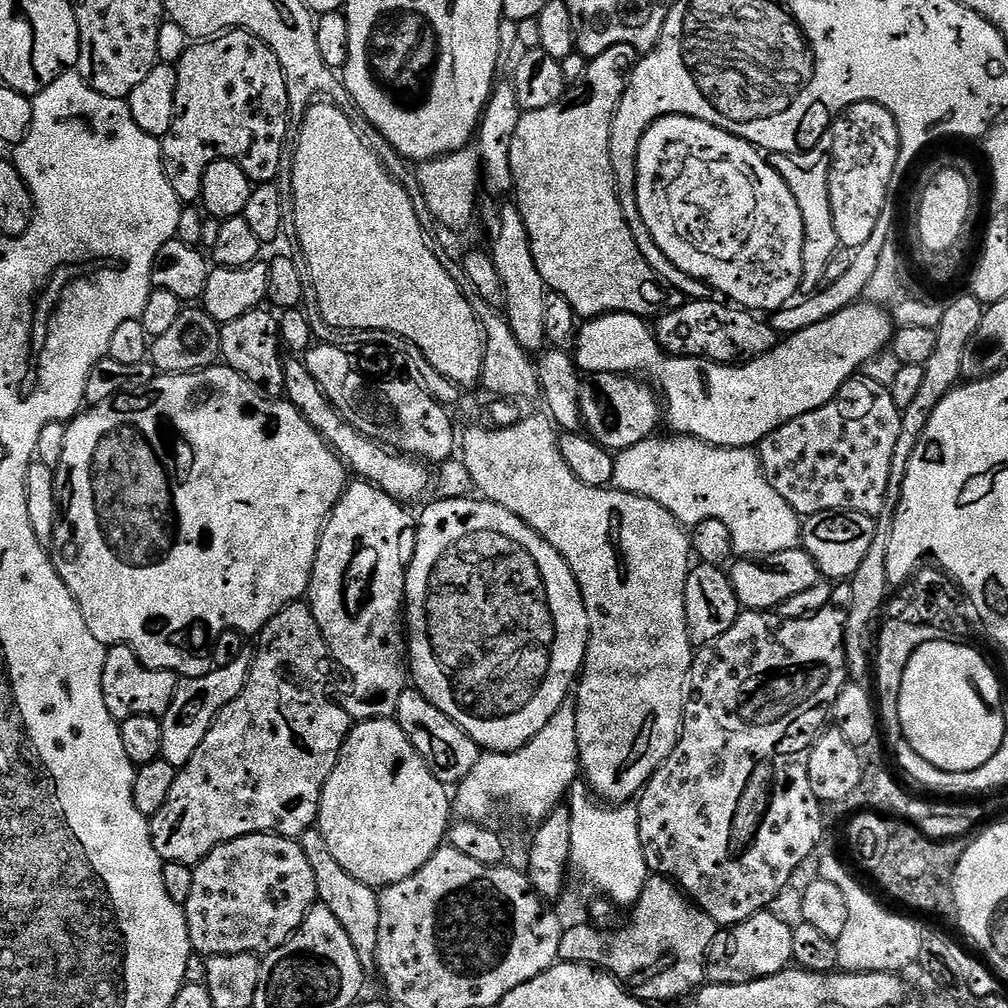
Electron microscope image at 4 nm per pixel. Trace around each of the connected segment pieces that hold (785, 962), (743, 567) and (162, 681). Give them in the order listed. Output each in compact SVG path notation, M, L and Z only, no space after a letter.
M765 910L731 926L717 931L708 951L706 976L714 984L741 984L758 978L766 978L784 971L793 963L793 925L787 924L772 910Z
M803 547L782 550L769 556L737 559L731 565L730 575L734 594L740 599L741 605L745 609L758 612L779 609L780 604L786 602L786 598L800 593L801 590L807 590L822 579L814 558L810 558L810 554Z
M113 644L108 648L106 666L102 666L102 698L106 698L106 710L117 722L135 716L162 718L174 702L177 683L175 672L148 668L128 645Z

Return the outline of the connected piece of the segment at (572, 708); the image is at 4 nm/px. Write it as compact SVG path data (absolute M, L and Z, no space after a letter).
M570 694L554 710L554 718L533 740L526 742L516 752L484 752L478 758L474 770L465 780L460 781L454 792L454 812L461 820L491 821L491 816L499 810L500 804L508 804L508 808L516 816L524 820L539 822L545 820L555 808L561 807L568 787L581 775L580 751L578 750L578 714L576 713L576 698Z

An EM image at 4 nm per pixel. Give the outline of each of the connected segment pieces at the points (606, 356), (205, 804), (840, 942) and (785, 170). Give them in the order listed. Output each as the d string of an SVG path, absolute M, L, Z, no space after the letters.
M857 302L846 310L818 322L818 326L806 326L806 330L791 333L781 339L775 348L755 360L737 364L716 364L713 360L700 360L697 356L673 356L661 348L655 331L643 316L629 312L608 312L605 316L593 316L588 324L576 333L574 359L581 373L623 372L643 374L658 389L666 409L666 424L676 434L693 436L719 448L752 448L767 436L772 436L778 426L786 426L810 410L818 410L838 394L838 390L857 375L856 372L867 360L872 360L880 351L889 347L894 323L885 309L878 304Z
M297 602L286 605L277 616L273 618L259 633L260 649L252 656L252 669L248 675L246 686L230 706L226 706L210 726L210 734L202 738L202 746L194 750L194 758L184 768L177 771L174 778L174 786L170 790L170 798L158 814L151 817L152 841L154 850L158 850L161 860L165 862L182 862L183 864L197 865L201 860L205 860L219 844L225 844L231 840L237 840L243 836L253 836L259 832L275 834L277 836L287 836L289 838L299 838L306 830L310 830L320 818L320 799L324 793L326 782L334 770L334 766L340 757L340 751L344 745L344 740L350 731L350 717L345 710L343 703L334 701L328 697L328 688L324 685L324 672L320 667L324 664L324 659L329 659L330 653L328 643L324 640L322 630L318 630L318 622L314 622L314 614L307 603Z
M839 855L823 858L820 879L834 882L842 895L846 897L846 907L850 909L850 918L846 918L846 927L842 938L836 940L838 962L845 972L890 972L899 973L899 968L908 968L920 959L921 925L883 908L850 873L844 869Z
M817 146L808 152L783 152L770 150L764 152L764 161L774 169L786 182L790 194L794 194L794 202L798 202L798 210L802 214L802 230L804 245L802 246L802 278L801 289L811 294L825 283L824 275L836 256L841 251L838 233L834 228L834 217L831 213L830 190L828 189L828 174L831 170L831 159L823 147Z

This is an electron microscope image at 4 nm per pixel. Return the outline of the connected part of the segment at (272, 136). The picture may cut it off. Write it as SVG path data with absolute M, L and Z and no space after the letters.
M229 30L215 38L201 40L199 42L189 43L186 54L182 54L179 64L175 65L178 74L178 90L176 91L176 117L170 126L170 130L162 138L162 147L164 149L164 169L166 178L170 178L170 186L174 186L174 194L185 205L192 206L197 203L202 194L202 174L206 166L215 160L232 160L251 178L253 185L271 184L275 181L278 170L282 166L282 146L288 138L288 122L290 113L288 110L288 91L286 90L286 78L284 77L284 68L278 62L274 50L266 46L254 34L243 30Z

